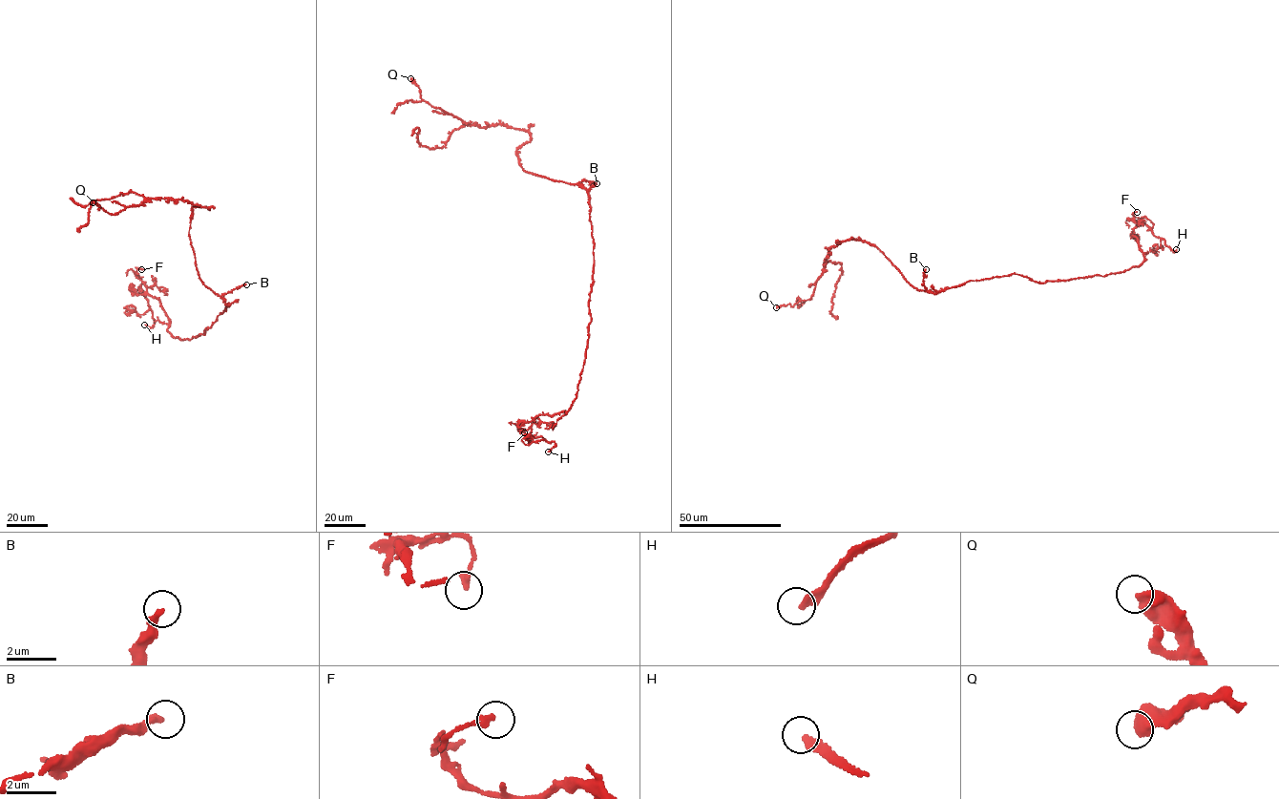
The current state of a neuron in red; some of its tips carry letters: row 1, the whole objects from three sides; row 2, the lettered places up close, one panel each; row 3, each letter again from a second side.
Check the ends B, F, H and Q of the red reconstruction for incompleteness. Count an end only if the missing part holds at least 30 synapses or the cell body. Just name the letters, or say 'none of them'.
H

